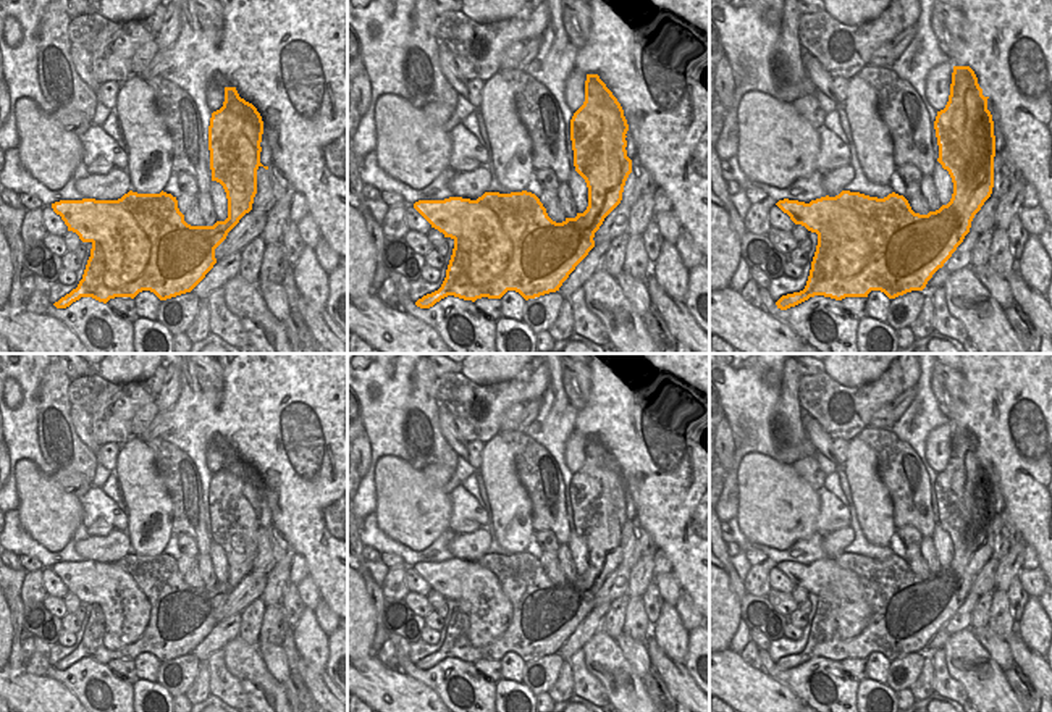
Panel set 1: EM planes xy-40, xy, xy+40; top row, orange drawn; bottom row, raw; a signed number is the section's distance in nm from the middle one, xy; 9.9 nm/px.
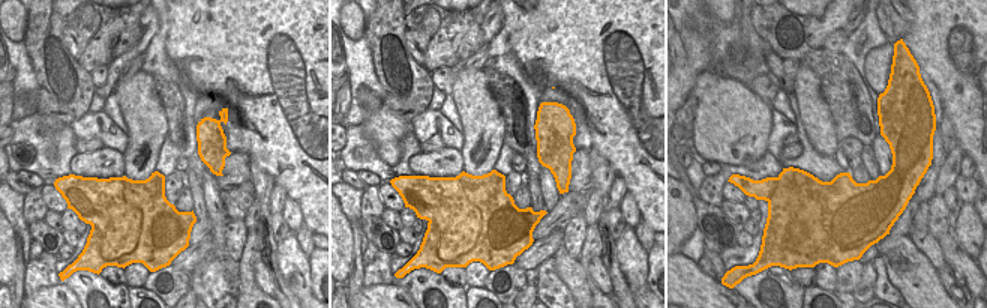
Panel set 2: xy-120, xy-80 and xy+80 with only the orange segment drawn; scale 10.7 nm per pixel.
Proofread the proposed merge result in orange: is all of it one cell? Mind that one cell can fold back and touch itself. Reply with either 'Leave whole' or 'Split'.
Split

